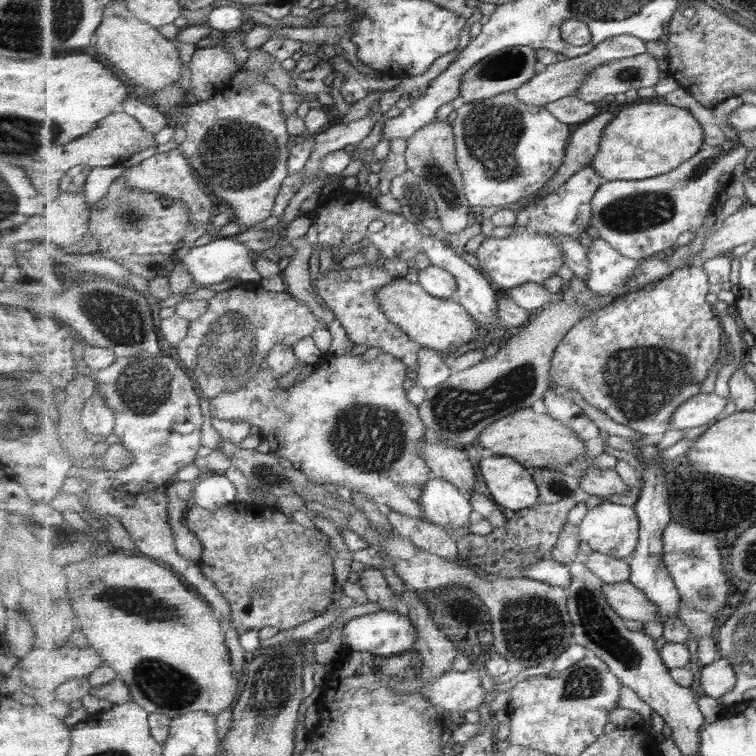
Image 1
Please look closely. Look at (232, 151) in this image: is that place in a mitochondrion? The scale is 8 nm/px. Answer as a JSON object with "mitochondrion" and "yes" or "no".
{"mitochondrion":"yes"}

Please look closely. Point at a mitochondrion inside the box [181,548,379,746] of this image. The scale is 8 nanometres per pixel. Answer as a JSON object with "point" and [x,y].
{"point":[271,684]}

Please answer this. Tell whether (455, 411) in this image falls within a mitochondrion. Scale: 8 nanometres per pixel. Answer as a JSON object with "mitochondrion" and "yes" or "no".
{"mitochondrion":"yes"}

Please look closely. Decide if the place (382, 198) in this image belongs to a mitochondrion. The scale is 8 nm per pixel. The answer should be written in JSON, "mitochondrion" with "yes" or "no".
{"mitochondrion":"no"}

